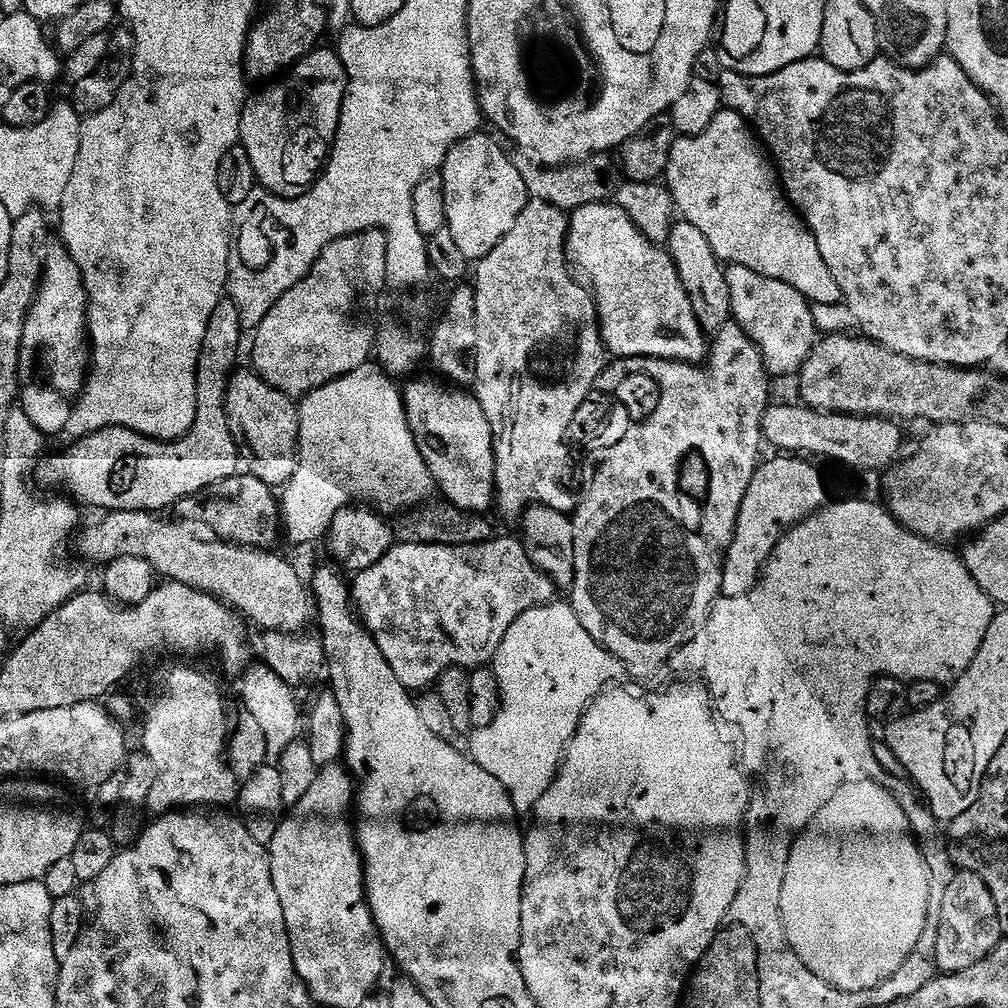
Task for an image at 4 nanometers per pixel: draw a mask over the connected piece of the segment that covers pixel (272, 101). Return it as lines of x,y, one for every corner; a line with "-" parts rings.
324,47
313,48
311,54
303,56
283,79
261,87
264,89
256,97
253,95
244,106
239,143
249,155
259,187
267,188
276,196
291,198
309,192
320,179
328,157
332,155
332,144
336,141
336,131
340,125
342,102
348,89
348,75
339,51
332,49
331,52

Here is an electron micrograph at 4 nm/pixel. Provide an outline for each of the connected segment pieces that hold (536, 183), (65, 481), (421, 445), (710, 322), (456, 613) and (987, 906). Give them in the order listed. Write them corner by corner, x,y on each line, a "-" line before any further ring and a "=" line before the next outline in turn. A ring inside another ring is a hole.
597,152
588,160
563,166
541,166
532,163
531,159
520,158
516,160
516,168
526,182
526,190
531,199
550,202
550,206
560,208
569,214
582,206
594,206
611,201
622,180
617,161
606,152
=
230,299
221,300
214,314
210,314
210,324
206,326
206,338
202,342
202,350
198,358
194,426
180,439
153,440
152,437
143,436
129,428
98,430
91,436
79,437
73,443
76,445
66,449
61,456
49,455
43,461
42,470
44,468
52,481
61,484
65,488
63,491
69,497
75,498
81,505
89,504
92,508
104,508
100,510
105,513
134,510
160,514
165,511
163,508
171,509
186,497
198,494
203,488
209,488
212,484
237,475
239,468
236,467
240,464
240,452
236,449
238,436
230,423
226,398
228,384
238,368
236,359
240,356
240,339
243,336
246,336
246,330
242,326
242,318
238,318
238,306
234,306
=
412,380
403,385
404,413
408,419
410,430
418,442
418,450
430,470
438,492
449,505
464,513
487,513
488,507
493,507
496,498
496,455
490,422
486,418
486,410
475,398
471,391
460,386
436,380
=
681,219
673,223
666,247
672,255
678,276
682,278
682,286
686,286
686,294
690,294
690,306
694,306
694,314
702,330
706,334
721,332
732,320
730,286
726,282
725,265
714,254
714,250
710,250
706,234
702,234
698,226
690,226
690,222
=
501,534
488,541
482,541
480,544
397,543
386,554
386,558
382,558
382,562
374,562
374,566
370,566
370,570
355,573
350,587
358,615
364,627
372,633
372,637
378,642
378,646
382,650
382,658
386,658
390,670
394,670
398,682
402,682
402,686
413,694
420,694
431,689
442,673
451,668
475,670
481,666
491,665
493,658
496,657
498,646
502,646
502,638
506,638
506,630
510,630
510,626
514,626
514,622
518,622
518,618
522,618
522,614
526,614
526,610
534,610
543,604
551,604
558,595
556,583
540,572
538,566
534,566
534,562
530,562
530,554
524,548
523,539
516,537
515,540
512,536
501,536
=
957,871
945,890
941,916
938,918
936,967
941,973
961,972
974,962
982,962
1005,939
1006,928
1000,922
998,906
977,872

